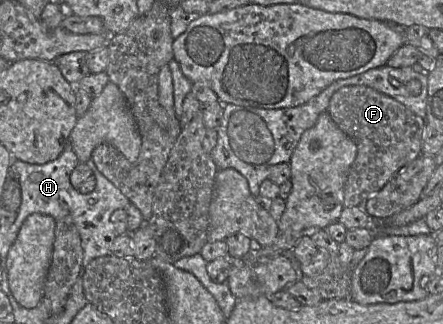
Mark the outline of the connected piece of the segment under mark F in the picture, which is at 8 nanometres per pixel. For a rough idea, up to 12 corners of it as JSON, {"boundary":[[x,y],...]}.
{"boundary":[[362,85],[328,112],[357,145],[344,206],[364,209],[422,154],[427,122]]}

